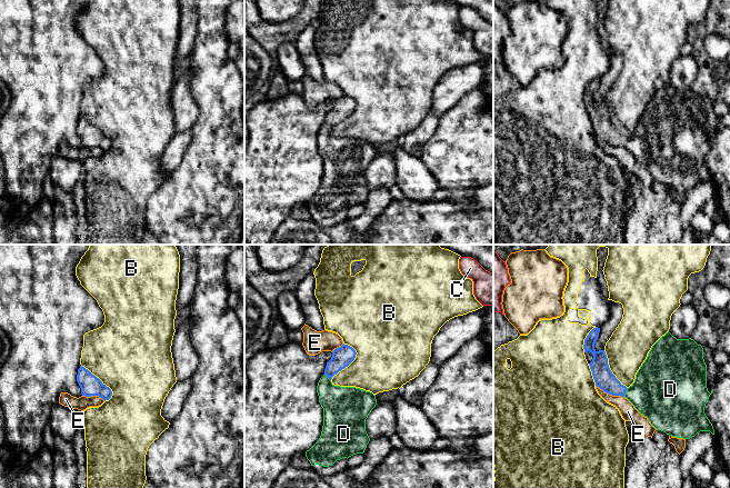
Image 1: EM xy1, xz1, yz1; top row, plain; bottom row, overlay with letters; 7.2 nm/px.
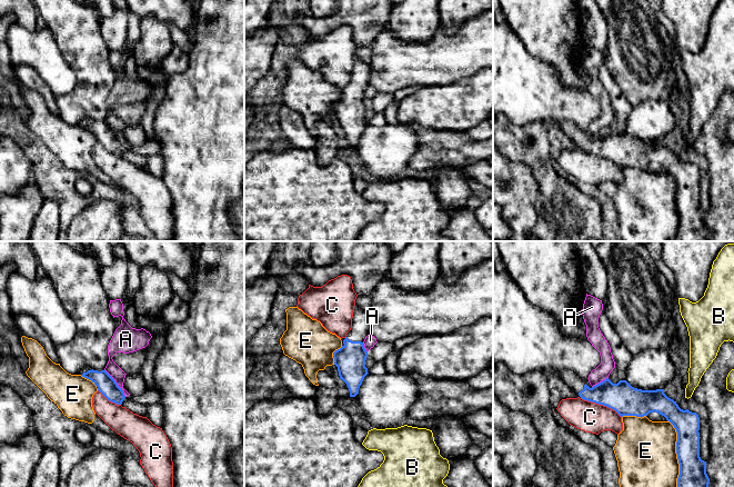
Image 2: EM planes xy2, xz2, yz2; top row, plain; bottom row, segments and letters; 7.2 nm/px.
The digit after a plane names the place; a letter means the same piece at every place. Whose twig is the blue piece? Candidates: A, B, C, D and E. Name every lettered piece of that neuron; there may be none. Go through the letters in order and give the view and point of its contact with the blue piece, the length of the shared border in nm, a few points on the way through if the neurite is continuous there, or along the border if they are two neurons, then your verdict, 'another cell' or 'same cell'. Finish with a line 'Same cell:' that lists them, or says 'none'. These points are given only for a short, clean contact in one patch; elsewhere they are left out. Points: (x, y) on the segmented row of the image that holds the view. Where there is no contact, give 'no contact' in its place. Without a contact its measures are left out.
A: meets blue in xy2 at (116, 383); contact 260 nm long; border along xy2 (104, 369), (126, 396); another cell
B: meets blue in xz1 at (348, 365); contact 300 nm long; another cell
C: meets blue in yz2 at (601, 404); contact 320 nm long; border along yz2 (581, 397), (605, 405), (621, 417); another cell
D: meets blue in yz1 at (624, 392); contact 70 nm long; runs through yz1 (604, 379), (614, 388), (624, 392), (659, 392); same cell
E: meets blue in yz2 at (676, 453); contact 480 nm long; another cell
Same cell: D

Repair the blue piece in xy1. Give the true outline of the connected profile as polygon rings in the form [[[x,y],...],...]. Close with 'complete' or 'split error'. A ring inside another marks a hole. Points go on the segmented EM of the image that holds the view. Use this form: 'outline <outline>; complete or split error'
outline [[[82,366],[78,369],[77,381],[81,388],[82,396],[99,396],[104,401],[112,396],[111,389]]]; complete

